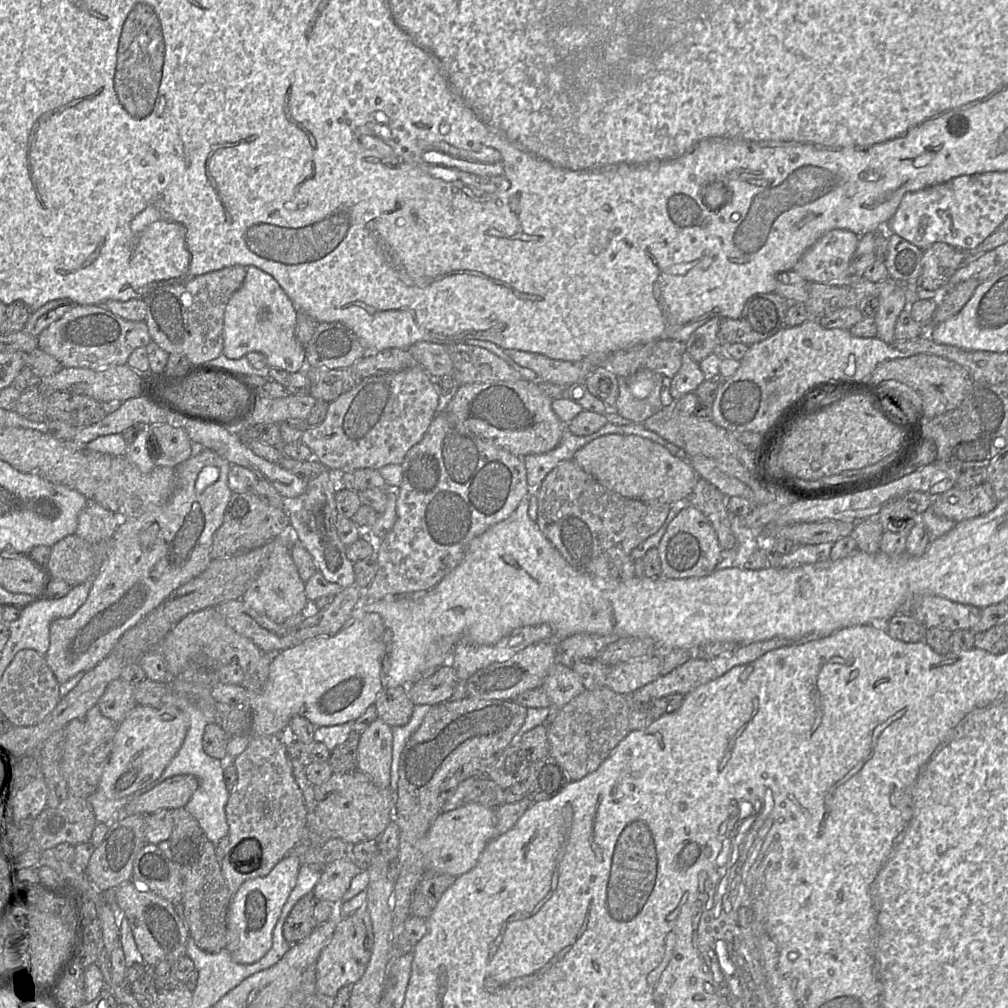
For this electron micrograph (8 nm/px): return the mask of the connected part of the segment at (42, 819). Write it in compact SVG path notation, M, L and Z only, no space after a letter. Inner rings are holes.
M69 789L69 796L63 802L56 808L46 807L33 821L35 847L40 850L52 850L61 843L69 843L76 846L89 842L97 823L87 798L76 796Z

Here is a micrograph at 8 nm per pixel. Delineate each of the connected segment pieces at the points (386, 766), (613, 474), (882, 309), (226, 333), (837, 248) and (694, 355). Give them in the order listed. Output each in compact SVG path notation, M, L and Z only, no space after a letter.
M376 718L360 734L357 748L357 770L380 788L390 786L392 760L392 728Z
M607 434L579 450L572 461L607 489L646 502L687 503L698 478L689 461L672 455L665 447L637 435Z
M895 289L886 296L879 296L879 307L874 316L877 323L876 338L891 343L895 341L895 324L900 313L906 308L904 289Z
M249 266L242 285L225 308L222 353L239 359L249 352L259 352L265 355L267 366L294 374L306 368L306 351L295 336L296 323L297 310L278 282L258 267Z
M835 229L823 234L801 257L792 270L808 283L838 283L849 276L849 266L859 236Z
M713 317L698 327L685 342L685 352L697 363L709 354L719 351L717 333L719 317Z

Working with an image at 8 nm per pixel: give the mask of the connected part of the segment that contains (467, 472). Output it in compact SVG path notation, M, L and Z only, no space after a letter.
M444 410L435 415L420 442L407 452L401 467L396 521L392 530L380 541L375 554L377 572L369 586L362 591L359 605L396 594L428 592L461 562L475 537L509 518L528 495L523 458L465 432L454 422L454 417Z

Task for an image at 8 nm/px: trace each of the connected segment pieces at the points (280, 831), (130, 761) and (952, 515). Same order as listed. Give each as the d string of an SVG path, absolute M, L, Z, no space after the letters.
M270 735L263 737L255 737L251 740L247 748L233 759L233 765L237 770L237 781L233 789L230 791L230 796L227 801L226 819L229 826L228 835L230 842L228 845L227 853L221 861L222 875L227 883L228 889L233 896L239 889L239 887L247 880L261 878L267 876L275 865L284 858L300 841L304 841L306 838L306 824L307 824L307 808L304 804L304 798L301 789L295 781L292 773L292 767L290 760L286 754L285 745L278 735Z
M136 705L118 724L112 752L98 790L109 799L119 799L155 781L181 748L187 729L188 720L185 714L175 706Z
M983 482L966 489L954 486L932 497L930 508L935 515L958 523L987 514L997 504L993 489L988 483Z

